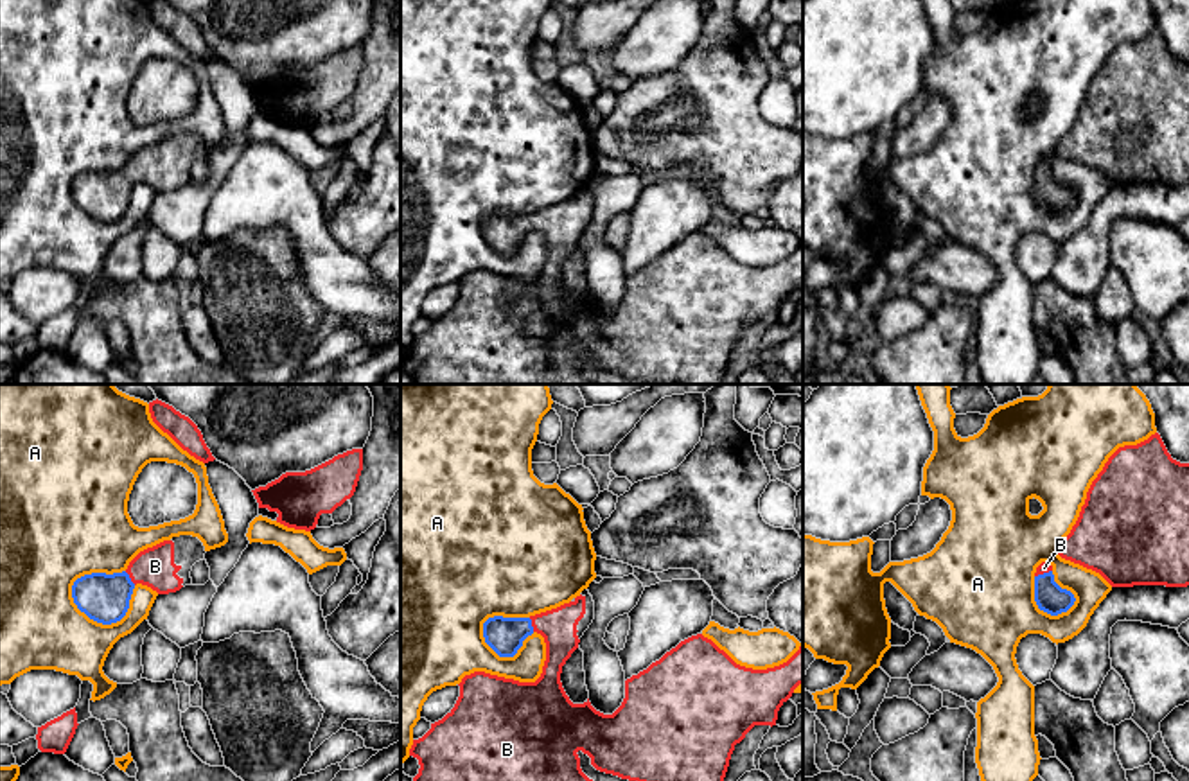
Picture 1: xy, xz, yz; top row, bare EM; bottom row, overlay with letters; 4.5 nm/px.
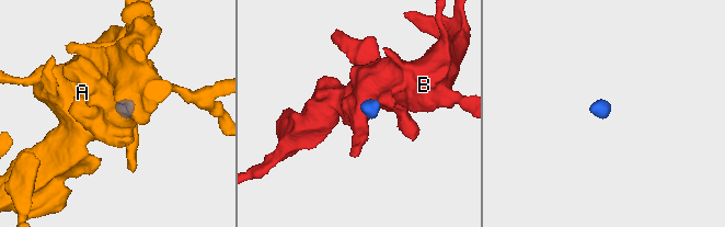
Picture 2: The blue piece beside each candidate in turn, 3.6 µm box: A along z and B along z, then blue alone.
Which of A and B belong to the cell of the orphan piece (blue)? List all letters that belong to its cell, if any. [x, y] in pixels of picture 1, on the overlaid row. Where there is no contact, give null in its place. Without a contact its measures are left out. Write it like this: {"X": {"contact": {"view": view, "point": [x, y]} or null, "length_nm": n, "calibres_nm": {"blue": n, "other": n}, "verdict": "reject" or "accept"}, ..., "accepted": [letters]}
{"A": {"contact": {"view": "xy", "point": [110, 623]}, "length_nm": 300, "calibres_nm": {"blue": 220, "other": 300}, "verdict": "reject"}, "B": {"contact": {"view": "xy", "point": [130, 579]}, "length_nm": 80, "calibres_nm": {"blue": 220, "other": 180}, "verdict": "accept"}, "accepted": ["B"]}

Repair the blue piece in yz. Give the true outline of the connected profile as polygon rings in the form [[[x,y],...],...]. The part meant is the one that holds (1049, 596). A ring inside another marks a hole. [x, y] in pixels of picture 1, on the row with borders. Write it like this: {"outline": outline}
{"outline": [[[1042,562],[1035,573],[1035,601],[1040,610],[1058,616],[1067,612],[1074,605],[1076,598],[1070,591],[1061,589],[1054,582],[1052,566]]]}

